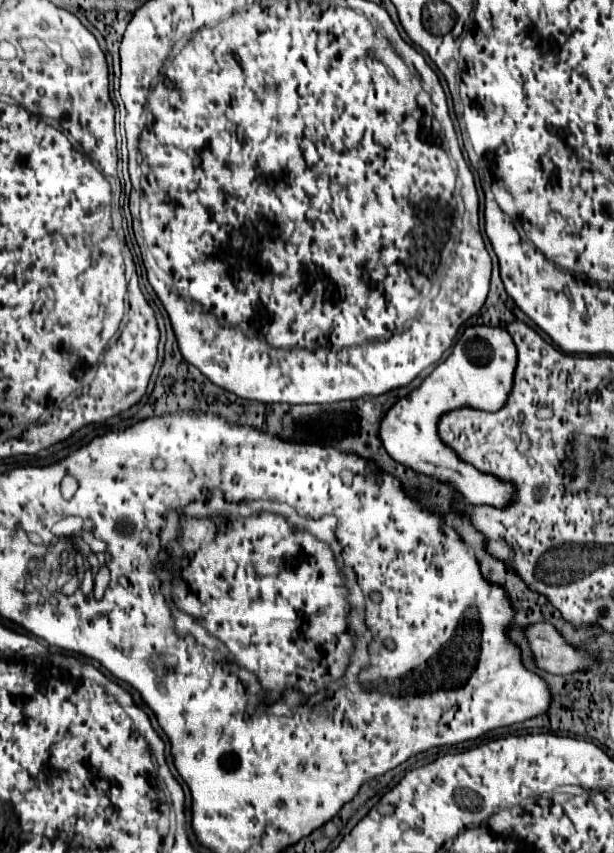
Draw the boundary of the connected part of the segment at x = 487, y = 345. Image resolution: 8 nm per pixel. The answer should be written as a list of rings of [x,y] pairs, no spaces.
[[[473,325],[467,327],[453,347],[451,355],[433,369],[433,373],[407,397],[399,399],[381,421],[381,441],[387,453],[429,477],[439,477],[451,483],[471,505],[491,505],[505,509],[513,503],[515,485],[503,481],[491,473],[477,471],[473,465],[457,457],[457,453],[447,447],[439,437],[439,421],[443,415],[455,409],[471,407],[479,411],[499,411],[505,407],[515,379],[517,369],[517,347],[505,327],[493,325]]]

